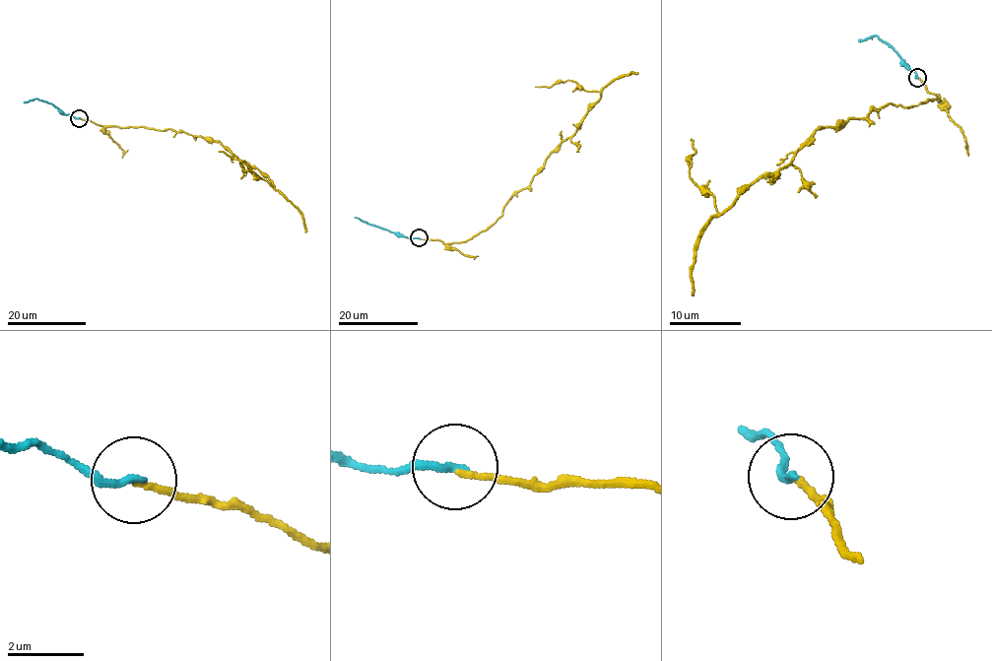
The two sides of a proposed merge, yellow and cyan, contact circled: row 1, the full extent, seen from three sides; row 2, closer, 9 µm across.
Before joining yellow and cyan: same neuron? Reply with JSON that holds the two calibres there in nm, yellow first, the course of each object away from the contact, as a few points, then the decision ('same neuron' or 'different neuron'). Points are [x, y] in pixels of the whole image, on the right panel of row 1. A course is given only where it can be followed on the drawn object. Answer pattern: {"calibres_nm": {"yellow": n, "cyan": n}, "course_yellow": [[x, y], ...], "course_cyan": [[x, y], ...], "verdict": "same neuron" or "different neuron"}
{"calibres_nm": {"yellow": 130, "cyan": 200}, "course_yellow": [[918, 77], [939, 99], [891, 103], [818, 127], [784, 167], [749, 183], [721, 213], [691, 177], [691, 138]], "course_cyan": [[918, 77], [907, 63], [875, 35], [859, 41]], "verdict": "same neuron"}

